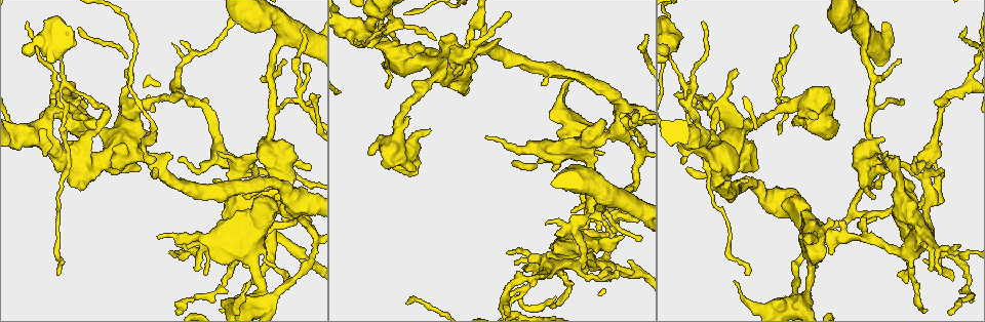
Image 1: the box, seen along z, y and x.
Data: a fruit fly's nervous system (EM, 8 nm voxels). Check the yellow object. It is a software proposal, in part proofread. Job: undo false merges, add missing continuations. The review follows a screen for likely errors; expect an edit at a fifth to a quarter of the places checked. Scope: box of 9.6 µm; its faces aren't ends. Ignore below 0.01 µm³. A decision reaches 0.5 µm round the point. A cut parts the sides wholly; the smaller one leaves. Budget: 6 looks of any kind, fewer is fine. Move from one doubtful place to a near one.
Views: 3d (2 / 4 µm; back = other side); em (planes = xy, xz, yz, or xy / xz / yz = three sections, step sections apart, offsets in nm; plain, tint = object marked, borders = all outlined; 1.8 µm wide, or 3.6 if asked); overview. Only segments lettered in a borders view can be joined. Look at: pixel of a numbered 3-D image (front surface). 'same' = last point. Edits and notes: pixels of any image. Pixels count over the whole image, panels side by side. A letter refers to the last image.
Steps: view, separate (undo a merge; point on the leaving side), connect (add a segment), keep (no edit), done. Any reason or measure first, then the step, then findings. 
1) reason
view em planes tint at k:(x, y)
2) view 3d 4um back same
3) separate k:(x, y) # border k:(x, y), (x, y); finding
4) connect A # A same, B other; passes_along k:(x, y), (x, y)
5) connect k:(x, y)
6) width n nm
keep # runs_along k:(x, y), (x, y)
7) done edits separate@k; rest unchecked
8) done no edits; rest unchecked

branch stops here
view em yz step 8 tint at 1:(900, 274)

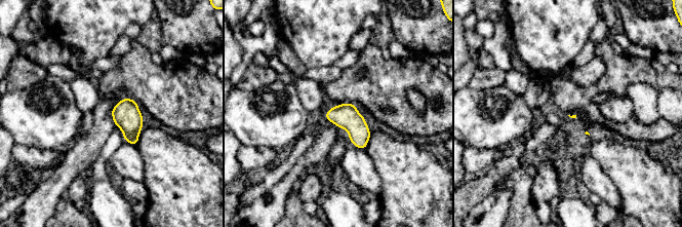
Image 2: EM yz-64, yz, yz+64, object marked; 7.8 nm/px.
another direction
view em planes borders same

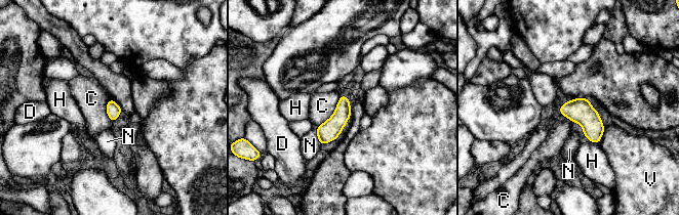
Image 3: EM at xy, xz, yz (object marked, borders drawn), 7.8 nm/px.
keep # C other, D other, H other, N other, V other; border 3:(340, 97), (334, 112), (318, 126); none of them fits

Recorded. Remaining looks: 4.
sharp bend
view 3d 4um at 1:(633, 186)

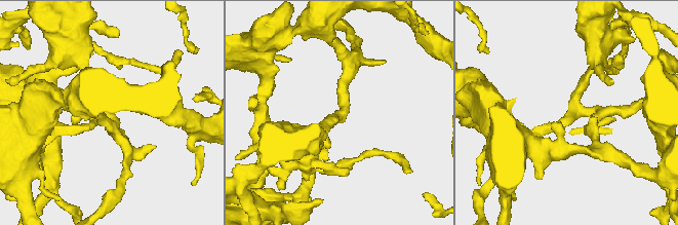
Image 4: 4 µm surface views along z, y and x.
view em planes borders at 4:(571, 109)

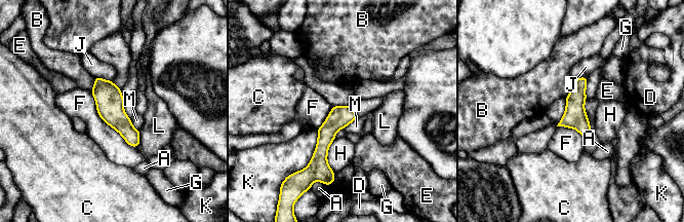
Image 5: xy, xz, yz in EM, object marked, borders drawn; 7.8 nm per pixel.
keep # A other, B other, C other, D other, E other, F other, G other, H other, J other, K other, L other, M other; runs_along 5:(97, 80), (135, 144); one neuron here

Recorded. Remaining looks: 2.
free end
view em planes borders at 1:(640, 241)

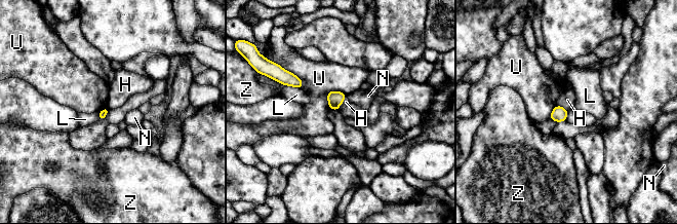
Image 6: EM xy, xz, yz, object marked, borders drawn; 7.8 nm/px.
keep # H other, L other, N other, U other, Z other; border 6:(346, 95), (337, 109); no lettered segment goes on from it

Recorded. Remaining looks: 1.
done no edits; rest unchecked

